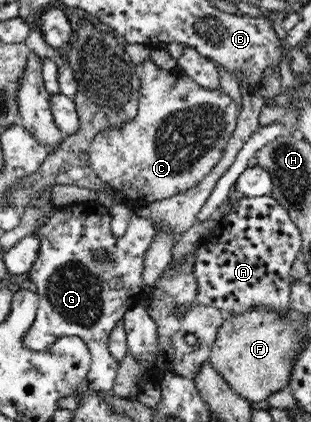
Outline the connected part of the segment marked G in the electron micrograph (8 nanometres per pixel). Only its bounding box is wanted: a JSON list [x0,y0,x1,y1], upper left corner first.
[21,201,159,392]

